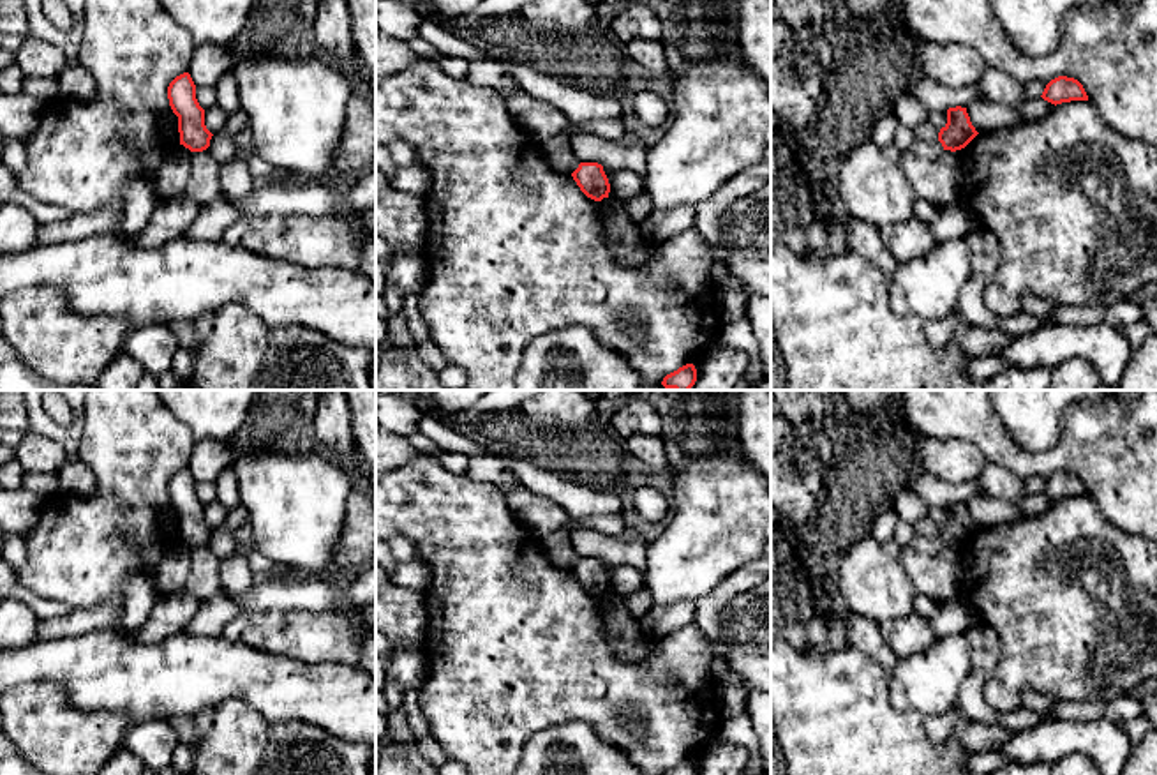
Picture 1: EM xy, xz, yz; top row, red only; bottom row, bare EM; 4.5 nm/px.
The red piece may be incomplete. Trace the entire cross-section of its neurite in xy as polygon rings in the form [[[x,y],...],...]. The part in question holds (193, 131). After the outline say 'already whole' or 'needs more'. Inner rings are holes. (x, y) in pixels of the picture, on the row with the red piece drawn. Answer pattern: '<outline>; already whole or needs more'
[[[189,72],[176,76],[169,83],[168,99],[178,117],[180,145],[190,152],[206,150],[213,134],[205,125],[205,109],[196,99],[196,85]]]; already whole

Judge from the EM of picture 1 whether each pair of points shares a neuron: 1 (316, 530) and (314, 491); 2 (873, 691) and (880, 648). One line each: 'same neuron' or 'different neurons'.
1: same neuron
2: different neurons

